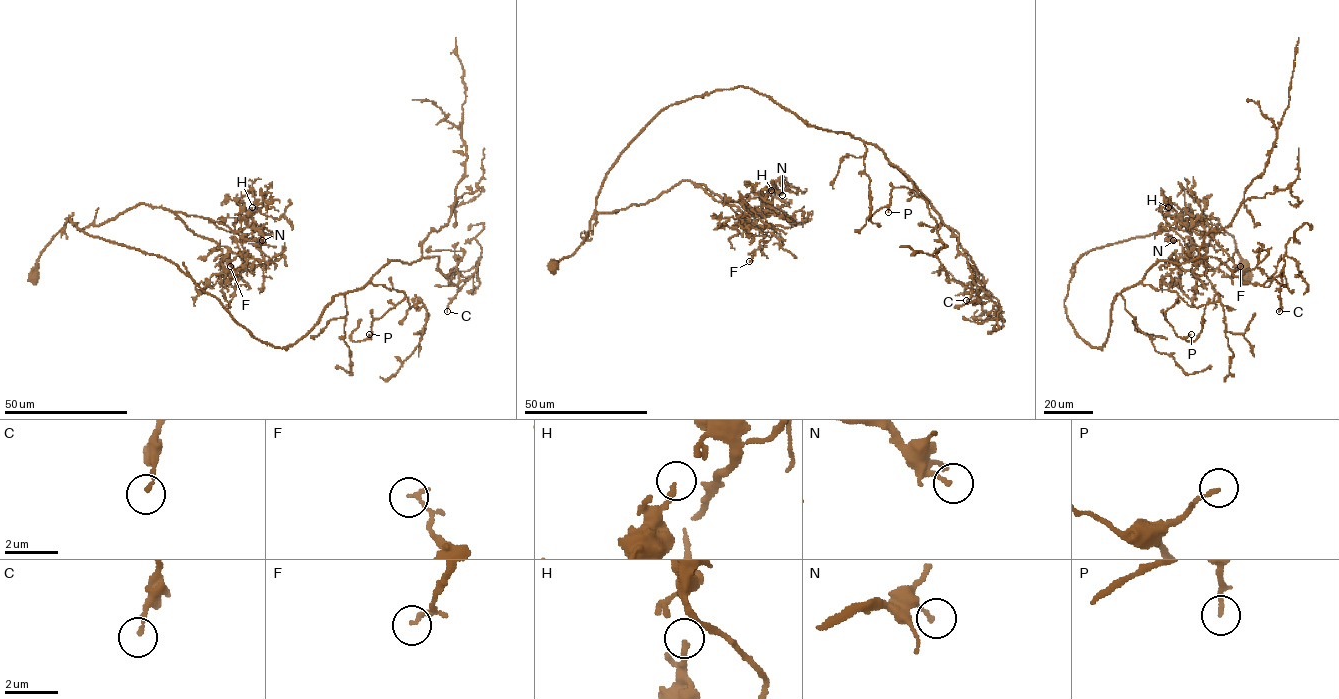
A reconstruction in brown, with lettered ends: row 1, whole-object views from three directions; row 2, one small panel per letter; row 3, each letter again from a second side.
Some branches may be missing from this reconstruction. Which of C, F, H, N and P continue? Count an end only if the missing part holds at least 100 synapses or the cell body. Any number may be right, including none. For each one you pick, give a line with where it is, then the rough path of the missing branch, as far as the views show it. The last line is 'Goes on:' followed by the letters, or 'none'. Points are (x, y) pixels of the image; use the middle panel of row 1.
Goes on: none

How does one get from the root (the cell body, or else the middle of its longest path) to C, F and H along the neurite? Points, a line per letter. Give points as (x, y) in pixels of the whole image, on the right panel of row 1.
C: (1245, 277), (1202, 219), (1085, 253), (1064, 306), (1101, 347), (1118, 294), (1211, 256), (1280, 276), (1279, 311)
F: (1245, 277), (1234, 239), (1217, 220), (1191, 229), (1175, 205), (1159, 209), (1208, 270), (1228, 277), (1240, 266)
H: (1245, 277), (1234, 239), (1217, 220), (1200, 220), (1191, 229), (1175, 205), (1159, 209), (1190, 232), (1168, 207)

